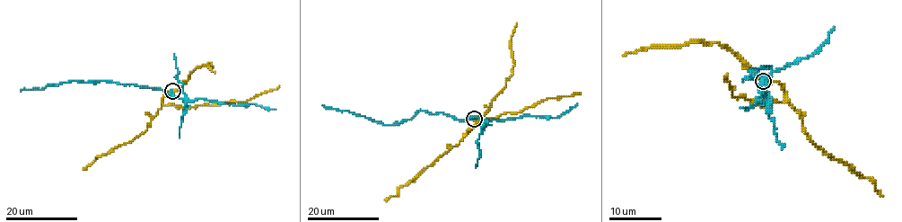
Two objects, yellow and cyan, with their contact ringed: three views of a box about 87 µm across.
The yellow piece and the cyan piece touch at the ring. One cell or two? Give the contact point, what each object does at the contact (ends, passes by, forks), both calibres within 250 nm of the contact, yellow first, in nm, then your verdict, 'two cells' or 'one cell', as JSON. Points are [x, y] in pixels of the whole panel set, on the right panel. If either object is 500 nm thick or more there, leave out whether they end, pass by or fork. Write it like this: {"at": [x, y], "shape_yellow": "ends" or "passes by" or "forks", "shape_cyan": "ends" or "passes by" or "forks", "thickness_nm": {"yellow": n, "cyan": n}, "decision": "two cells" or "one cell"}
{"at": [763, 81], "shape_yellow": "passes by", "shape_cyan": "ends", "thickness_nm": {"yellow": 300, "cyan": 320}, "decision": "two cells"}

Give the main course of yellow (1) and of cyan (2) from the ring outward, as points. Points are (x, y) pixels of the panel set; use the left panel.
1: (172, 91), (162, 98), (162, 104), (183, 109), (244, 102), (278, 86)
2: (171, 91), (168, 93), (162, 90), (109, 81), (64, 82), (41, 89), (20, 90)

